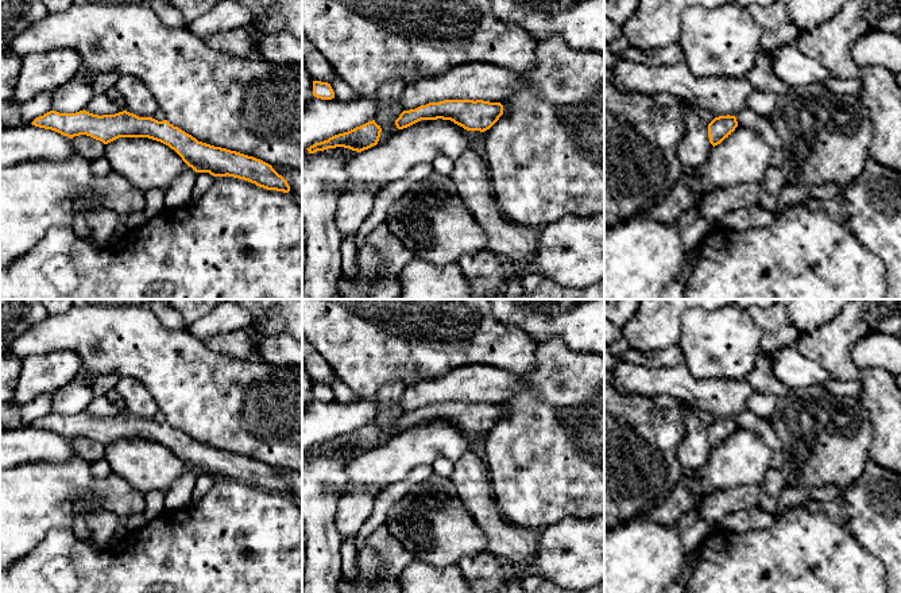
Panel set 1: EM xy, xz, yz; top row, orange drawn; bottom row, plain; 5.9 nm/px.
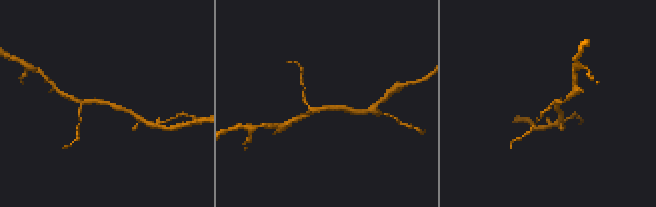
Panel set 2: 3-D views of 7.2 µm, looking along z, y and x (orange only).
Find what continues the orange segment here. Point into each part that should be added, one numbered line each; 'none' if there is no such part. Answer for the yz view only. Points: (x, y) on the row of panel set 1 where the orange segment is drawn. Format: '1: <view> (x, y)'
1: yz (745, 157)

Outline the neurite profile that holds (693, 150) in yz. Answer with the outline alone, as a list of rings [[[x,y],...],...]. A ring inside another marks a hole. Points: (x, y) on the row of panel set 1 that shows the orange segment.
[[[681,101],[680,108],[685,120],[685,135],[678,144],[678,159],[682,166],[699,168],[714,147],[708,137],[708,124],[696,113],[692,102]]]

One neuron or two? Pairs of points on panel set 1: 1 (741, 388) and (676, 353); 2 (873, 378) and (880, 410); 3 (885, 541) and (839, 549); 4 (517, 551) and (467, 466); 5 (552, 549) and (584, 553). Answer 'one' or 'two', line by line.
1: two
2: one
3: two
4: one
5: one

